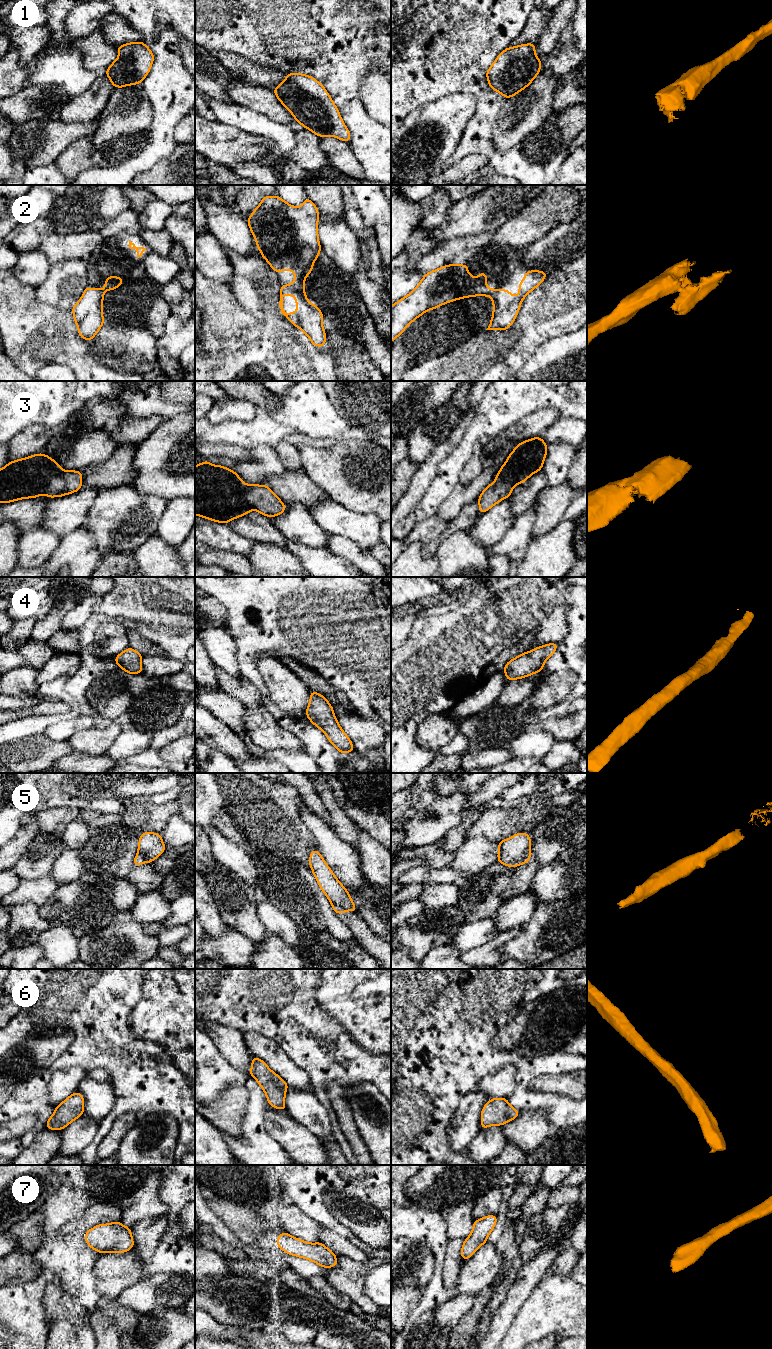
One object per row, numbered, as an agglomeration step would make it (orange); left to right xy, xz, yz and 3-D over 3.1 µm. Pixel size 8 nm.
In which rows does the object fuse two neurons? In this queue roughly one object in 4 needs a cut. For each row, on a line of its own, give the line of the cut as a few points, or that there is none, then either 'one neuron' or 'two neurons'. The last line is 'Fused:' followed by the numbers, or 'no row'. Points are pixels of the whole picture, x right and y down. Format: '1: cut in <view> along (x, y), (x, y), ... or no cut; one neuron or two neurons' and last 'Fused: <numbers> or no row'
1: no cut; one neuron
2: cut in xz along (289, 285), (304, 294); two neurons
3: no cut; one neuron
4: no cut; one neuron
5: no cut; one neuron
6: no cut; one neuron
7: no cut; one neuron
Fused: 2

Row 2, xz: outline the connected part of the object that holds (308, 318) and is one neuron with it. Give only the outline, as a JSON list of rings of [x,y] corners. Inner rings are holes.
[[[281,284],[279,307],[281,313],[296,327],[301,329],[307,335],[316,347],[323,347],[327,336],[322,325],[324,314],[315,304],[307,300],[304,293],[299,292],[290,285]],[[294,295],[297,304],[296,313],[286,313],[283,308],[283,296]]]

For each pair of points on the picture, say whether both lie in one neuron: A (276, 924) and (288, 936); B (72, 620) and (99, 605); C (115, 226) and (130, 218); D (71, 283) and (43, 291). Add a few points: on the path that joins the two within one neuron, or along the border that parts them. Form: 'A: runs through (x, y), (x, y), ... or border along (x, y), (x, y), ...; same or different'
A: runs through (279, 927), (285, 933); same
B: runs through (79, 614), (87, 606), (92, 605); same
C: runs through (119, 225), (126, 222); same
D: runs through (64, 286), (60, 290), (50, 291); same

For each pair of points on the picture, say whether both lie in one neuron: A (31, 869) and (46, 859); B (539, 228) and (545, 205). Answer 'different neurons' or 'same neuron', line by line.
A: same neuron
B: same neuron

